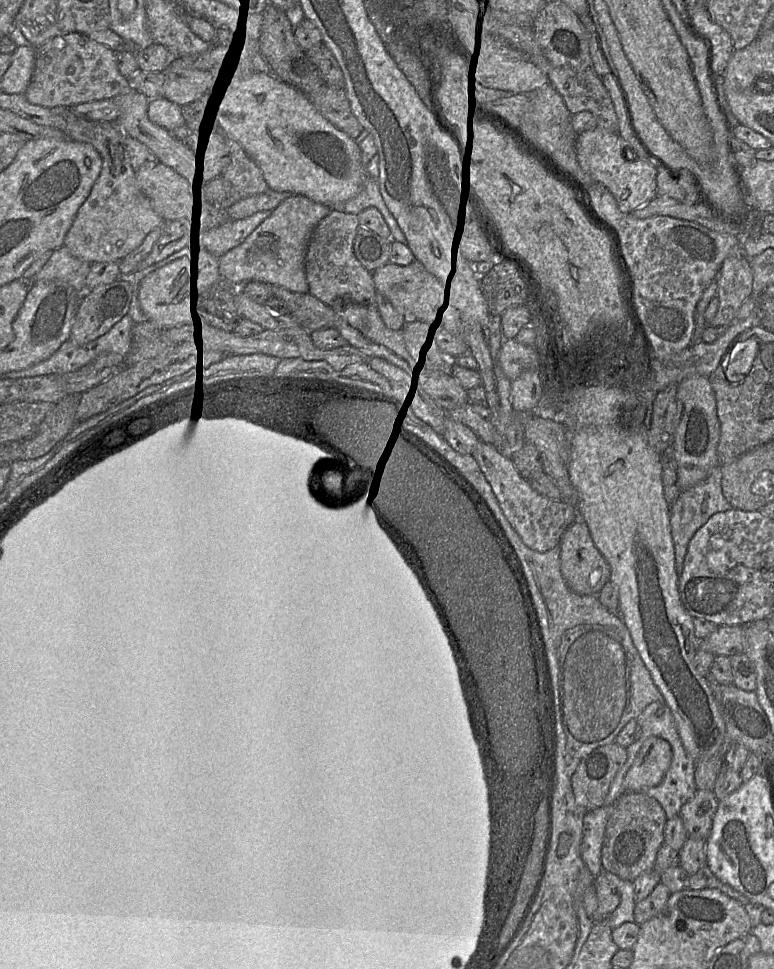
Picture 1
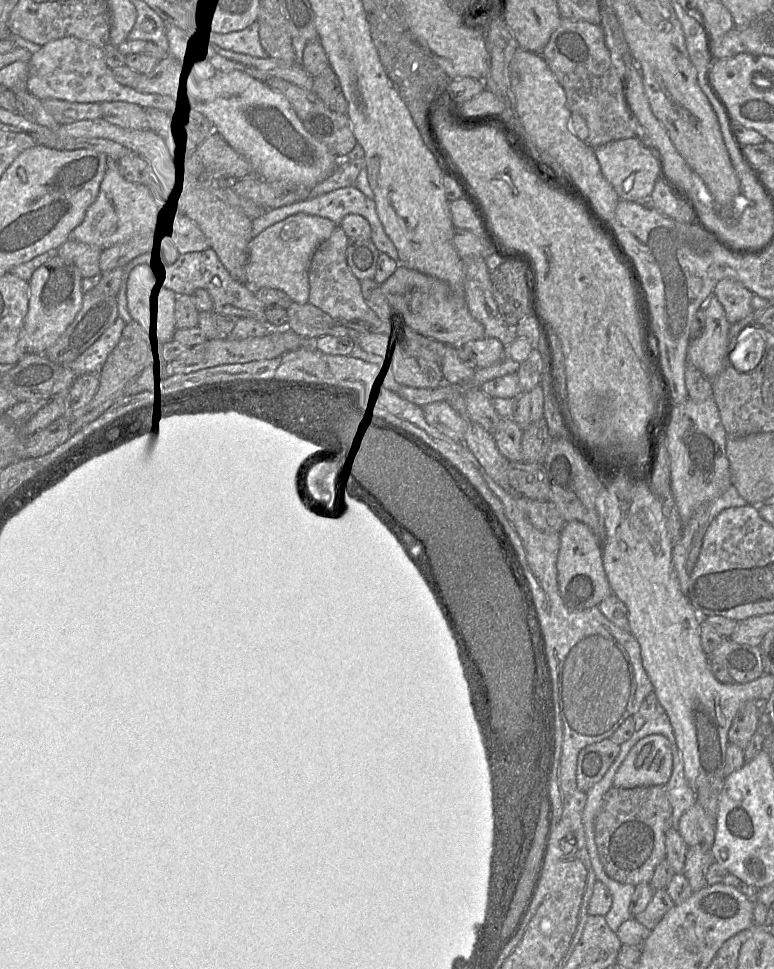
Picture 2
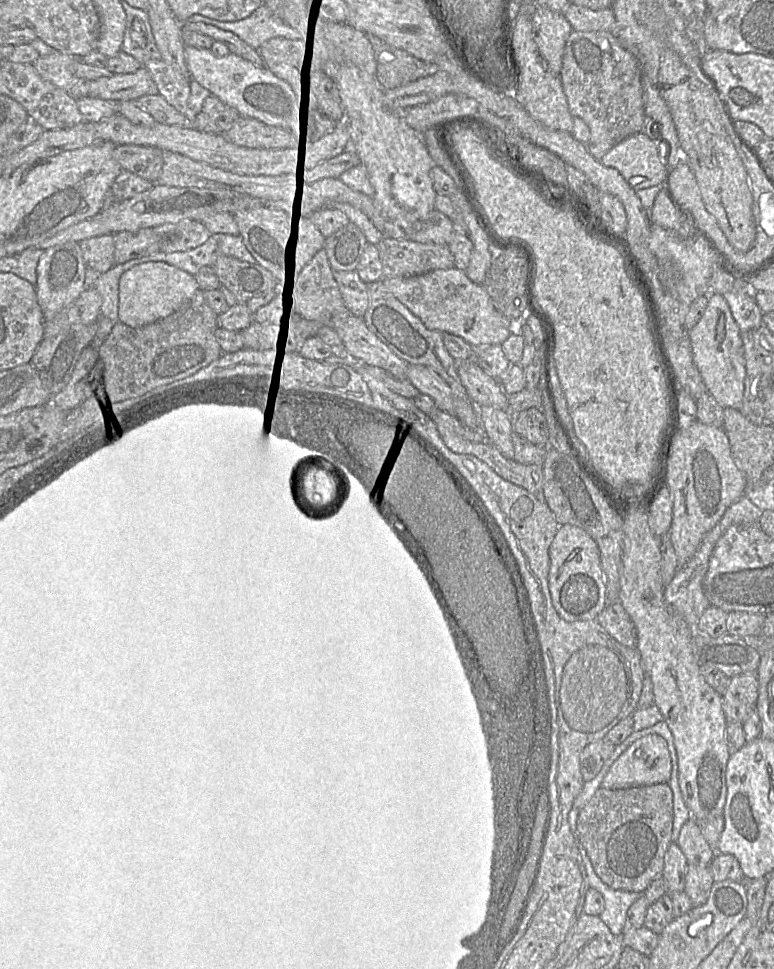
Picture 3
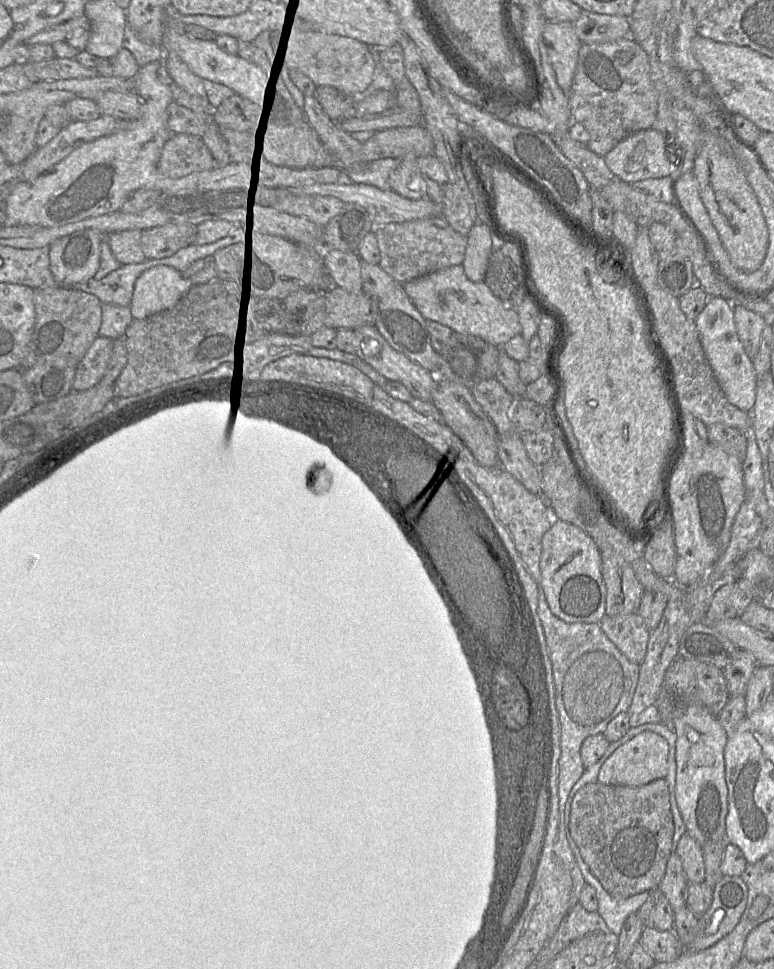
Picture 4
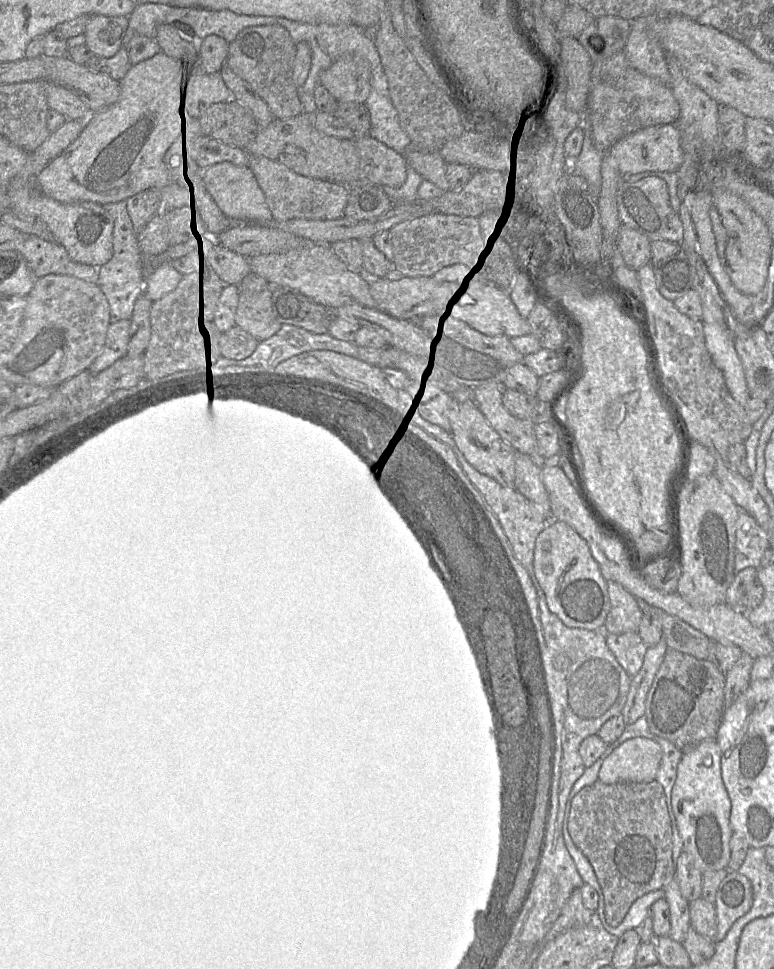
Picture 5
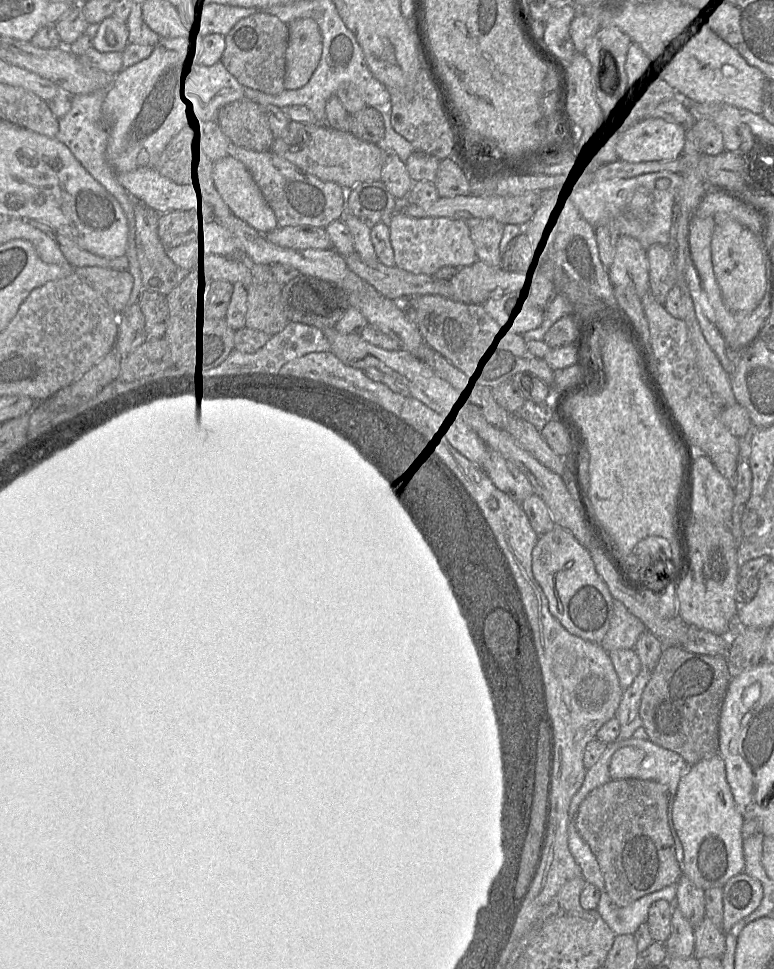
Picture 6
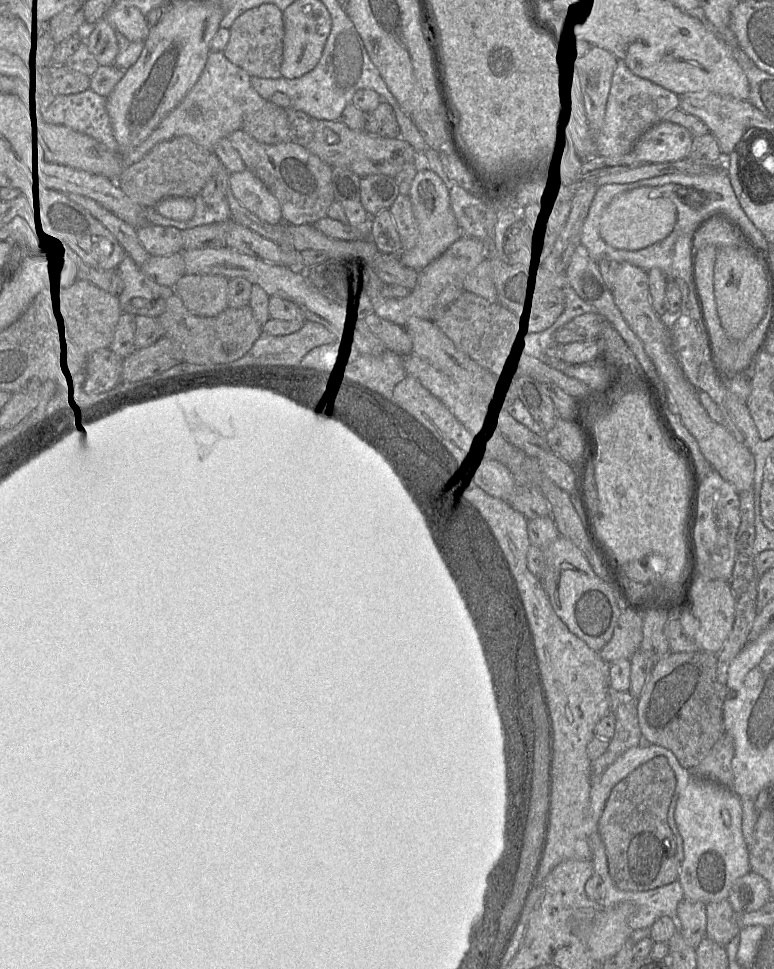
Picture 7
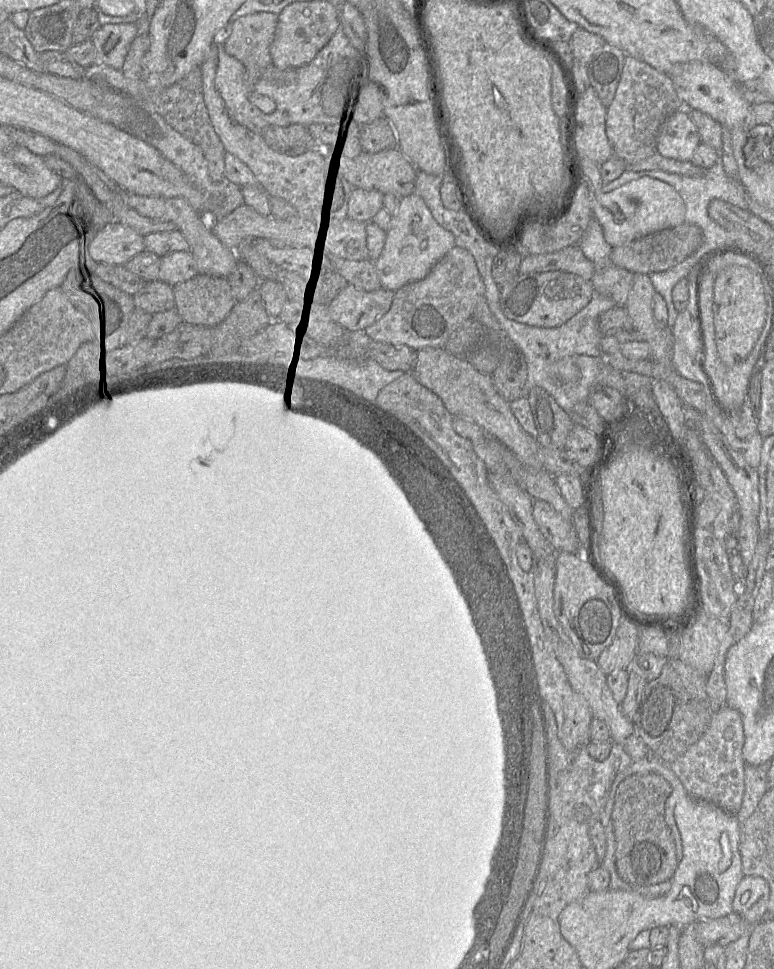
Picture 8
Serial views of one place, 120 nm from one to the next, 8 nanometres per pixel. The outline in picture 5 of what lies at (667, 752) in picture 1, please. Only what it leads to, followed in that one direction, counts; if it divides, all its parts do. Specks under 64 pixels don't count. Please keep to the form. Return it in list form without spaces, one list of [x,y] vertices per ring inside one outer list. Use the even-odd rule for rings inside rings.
[[[645,737],[629,739],[604,760],[599,780],[605,784],[651,782],[655,780],[661,758],[661,747],[653,740]]]

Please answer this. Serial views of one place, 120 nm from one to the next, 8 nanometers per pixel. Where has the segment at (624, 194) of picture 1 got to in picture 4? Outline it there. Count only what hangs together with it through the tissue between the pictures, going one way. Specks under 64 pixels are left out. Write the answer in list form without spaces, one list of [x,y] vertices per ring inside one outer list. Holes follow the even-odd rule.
[[[652,127],[629,134],[603,158],[615,177],[630,184],[641,180],[669,176],[675,168],[675,163],[666,151],[666,137]]]

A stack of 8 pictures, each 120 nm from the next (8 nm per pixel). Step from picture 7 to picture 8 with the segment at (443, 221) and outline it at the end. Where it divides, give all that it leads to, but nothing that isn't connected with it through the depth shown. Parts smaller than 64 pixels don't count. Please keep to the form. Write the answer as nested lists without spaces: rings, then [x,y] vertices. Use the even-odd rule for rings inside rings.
[[[414,192],[403,197],[389,224],[383,250],[375,261],[381,286],[397,291],[424,279],[454,246],[454,234],[438,223],[421,196]]]

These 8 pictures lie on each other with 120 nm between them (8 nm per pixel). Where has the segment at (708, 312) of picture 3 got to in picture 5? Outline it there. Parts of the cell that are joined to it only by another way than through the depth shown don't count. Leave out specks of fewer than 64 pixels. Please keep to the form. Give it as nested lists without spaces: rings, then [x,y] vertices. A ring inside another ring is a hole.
[[[704,323],[706,348],[713,364],[722,372],[733,399],[744,406],[750,399],[743,367],[734,346],[734,336],[725,326]]]

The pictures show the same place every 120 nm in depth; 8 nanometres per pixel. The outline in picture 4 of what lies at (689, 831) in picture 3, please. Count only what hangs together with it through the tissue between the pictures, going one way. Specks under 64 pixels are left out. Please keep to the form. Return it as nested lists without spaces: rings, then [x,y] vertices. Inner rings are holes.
[[[687,832],[681,836],[676,853],[681,860],[688,883],[704,882],[706,871],[702,847]]]

